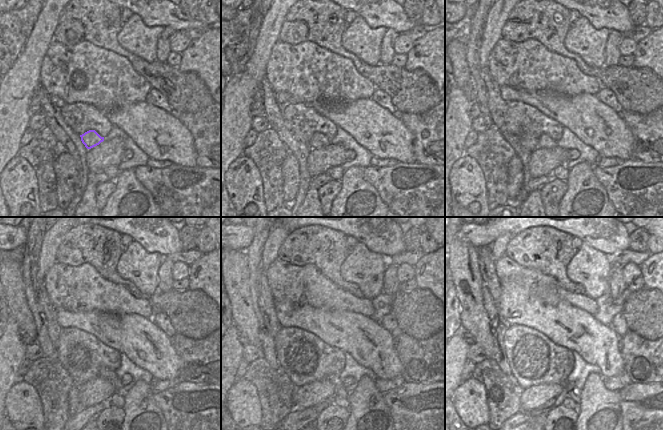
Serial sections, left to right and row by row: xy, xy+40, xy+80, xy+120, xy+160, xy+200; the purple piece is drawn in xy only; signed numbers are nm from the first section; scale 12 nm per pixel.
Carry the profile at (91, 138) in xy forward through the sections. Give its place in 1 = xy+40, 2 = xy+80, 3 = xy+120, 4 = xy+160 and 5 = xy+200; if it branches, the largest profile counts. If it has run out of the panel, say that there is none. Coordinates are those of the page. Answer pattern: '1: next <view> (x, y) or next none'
1: next xy+40 (318, 140)
2: next xy+80 (544, 141)
3: next xy+120 (103, 372)
4: next xy+160 (335, 379)
5: next xy+200 (575, 396)

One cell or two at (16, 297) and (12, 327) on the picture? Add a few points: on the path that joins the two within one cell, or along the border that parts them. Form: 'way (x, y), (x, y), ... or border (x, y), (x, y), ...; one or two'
border (10, 315), (20, 329); two

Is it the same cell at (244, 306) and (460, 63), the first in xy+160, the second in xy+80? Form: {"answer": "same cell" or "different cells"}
{"answer": "same cell"}

